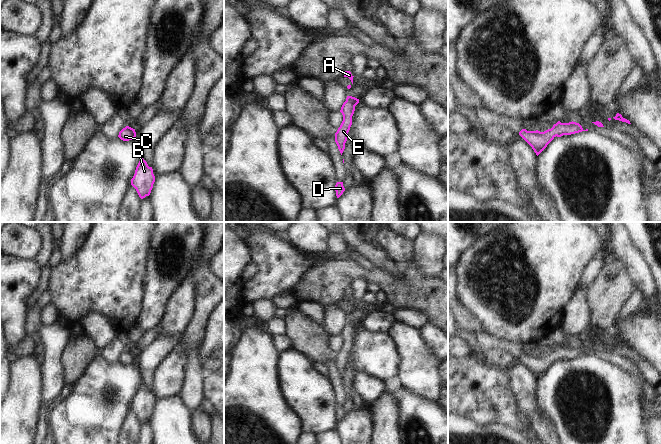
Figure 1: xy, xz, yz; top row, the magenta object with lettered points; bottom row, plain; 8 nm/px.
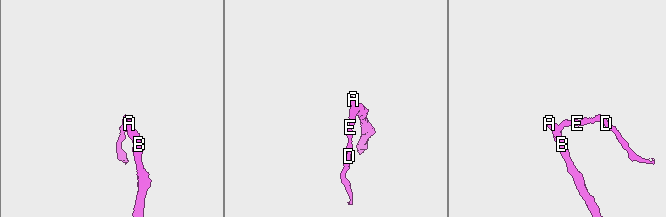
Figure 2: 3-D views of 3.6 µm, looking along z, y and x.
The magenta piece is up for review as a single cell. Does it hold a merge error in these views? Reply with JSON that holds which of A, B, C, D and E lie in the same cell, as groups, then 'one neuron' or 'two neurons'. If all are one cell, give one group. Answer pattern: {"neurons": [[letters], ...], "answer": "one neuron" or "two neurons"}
{"neurons": [["A", "B", "C", "D", "E"]], "answer": "one neuron"}

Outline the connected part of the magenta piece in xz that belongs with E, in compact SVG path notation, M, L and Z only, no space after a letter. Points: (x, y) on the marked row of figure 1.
M347 96L346 101L343 103L340 112L343 115L343 121L335 133L335 142L338 146L338 149L342 155L345 149L345 143L348 138L348 132L352 125L352 116L355 111L355 106L359 103L359 99Z

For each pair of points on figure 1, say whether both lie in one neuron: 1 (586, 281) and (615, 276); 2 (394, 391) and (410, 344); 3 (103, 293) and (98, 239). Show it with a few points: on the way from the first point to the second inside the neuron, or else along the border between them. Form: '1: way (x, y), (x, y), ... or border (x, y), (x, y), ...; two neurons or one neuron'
1: border (607, 262), (589, 287); two neurons
2: border (393, 383), (417, 396); two neurons
3: way (103, 280), (103, 252); one neuron

